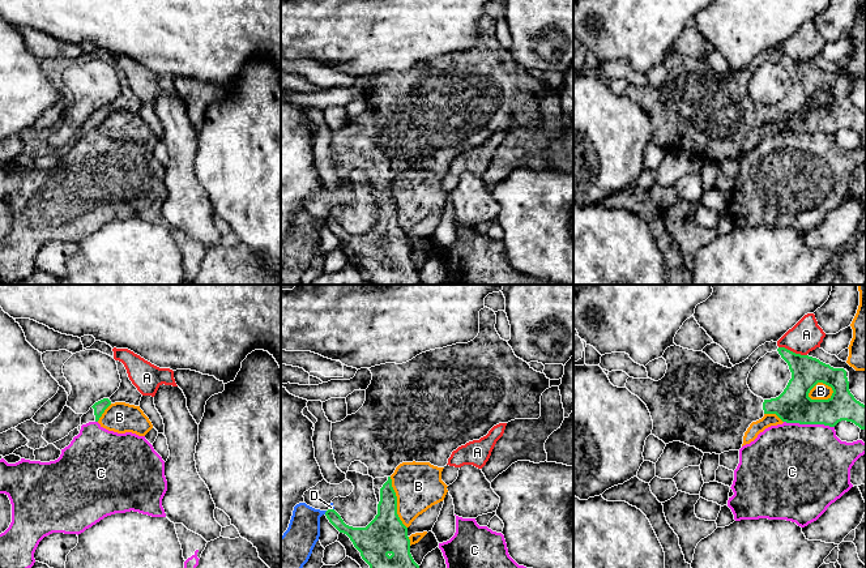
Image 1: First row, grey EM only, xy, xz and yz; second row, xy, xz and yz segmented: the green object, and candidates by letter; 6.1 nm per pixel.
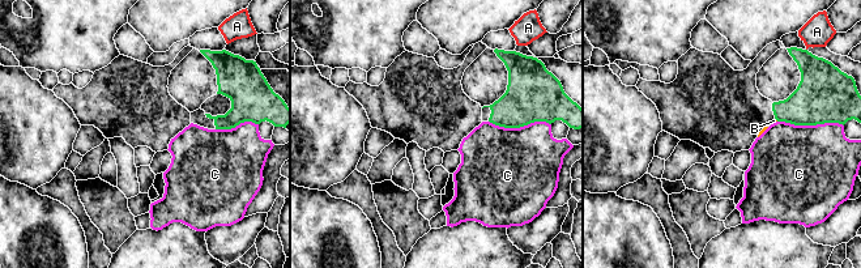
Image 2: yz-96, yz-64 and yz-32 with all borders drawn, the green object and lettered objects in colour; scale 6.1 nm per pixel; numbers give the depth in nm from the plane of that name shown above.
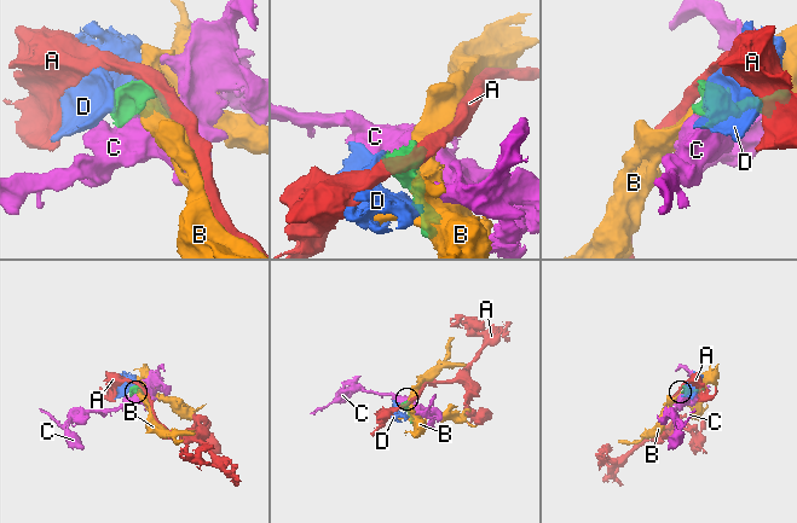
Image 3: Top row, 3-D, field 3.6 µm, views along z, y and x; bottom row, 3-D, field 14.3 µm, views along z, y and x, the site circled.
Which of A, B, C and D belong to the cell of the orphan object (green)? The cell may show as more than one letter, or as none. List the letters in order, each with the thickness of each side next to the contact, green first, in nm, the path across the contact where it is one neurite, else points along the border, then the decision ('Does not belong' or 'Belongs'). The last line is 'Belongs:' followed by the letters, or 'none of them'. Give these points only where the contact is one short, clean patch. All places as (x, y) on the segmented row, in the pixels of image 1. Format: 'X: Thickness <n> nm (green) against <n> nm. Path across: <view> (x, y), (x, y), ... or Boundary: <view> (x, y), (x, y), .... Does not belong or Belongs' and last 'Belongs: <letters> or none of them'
A: Thickness 190 nm (green) against 190 nm. Boundary: yz (779, 346), (806, 355). Does not belong
B: Thickness 220 nm (green) against 100 nm. Does not belong
C: Thickness 220 nm (green) against 500 nm. Does not belong
D: Thickness 110 nm (green) against 200 nm. Does not belong
Belongs: none of them

